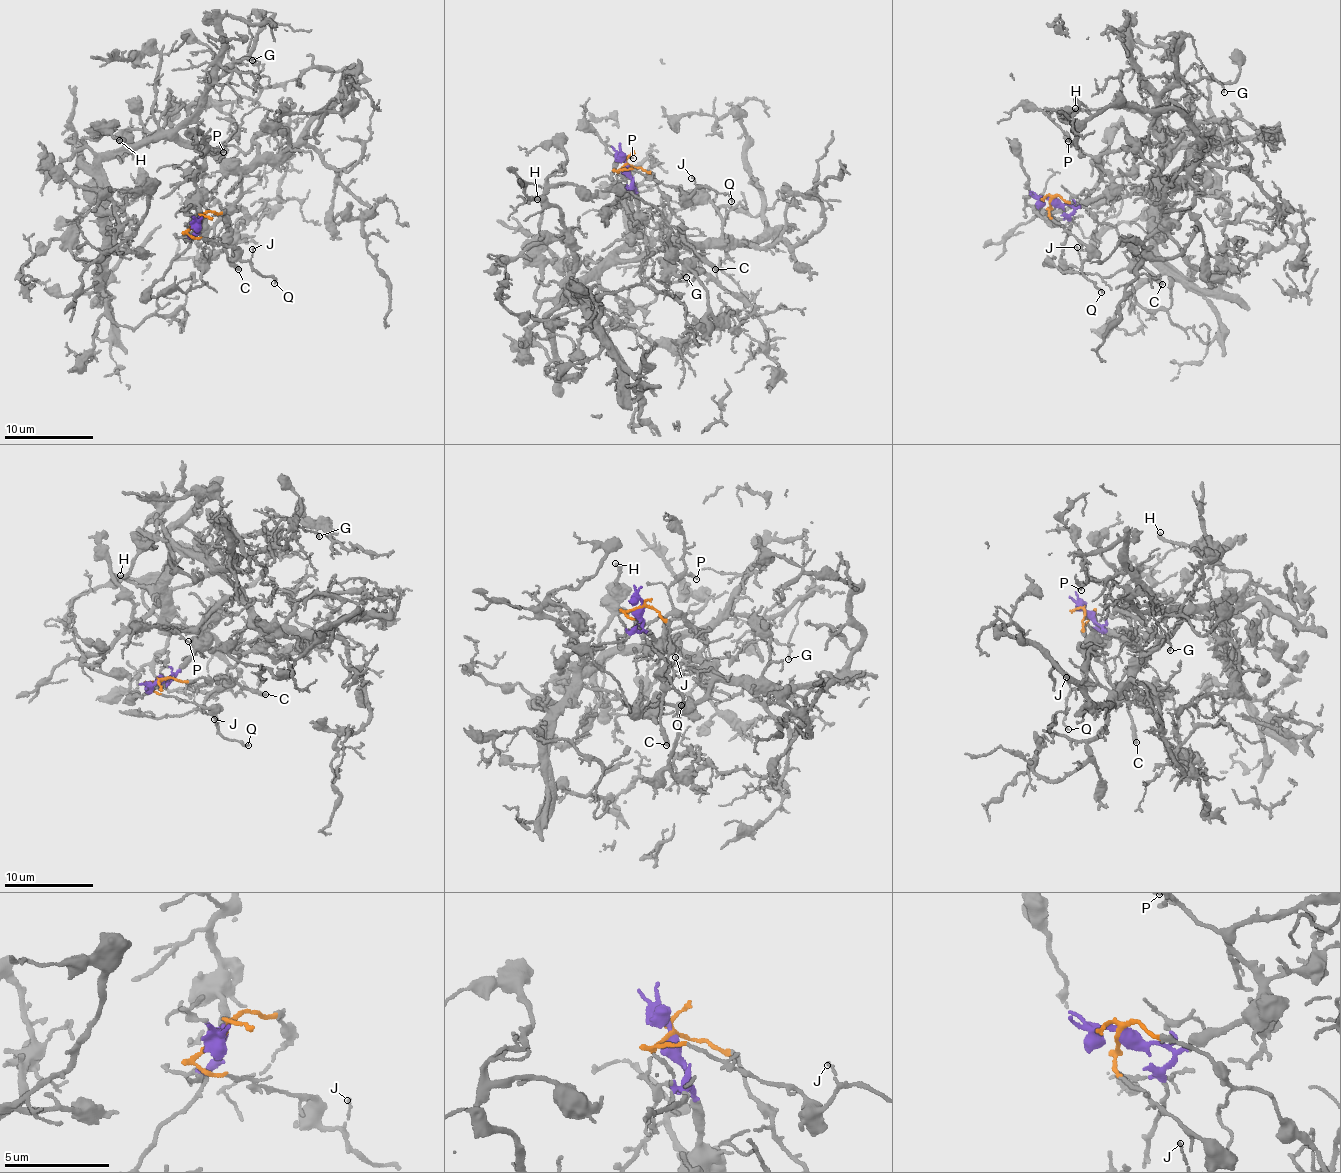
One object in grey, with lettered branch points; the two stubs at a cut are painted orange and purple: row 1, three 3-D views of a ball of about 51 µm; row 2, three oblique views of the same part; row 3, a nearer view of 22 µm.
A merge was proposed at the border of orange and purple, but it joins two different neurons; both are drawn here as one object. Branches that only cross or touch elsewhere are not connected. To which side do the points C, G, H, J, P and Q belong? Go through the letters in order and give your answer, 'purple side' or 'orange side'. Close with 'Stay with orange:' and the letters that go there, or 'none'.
C: orange side
G: purple side
H: purple side
J: orange side
P: purple side
Q: orange side
Stay with orange: C, J, Q

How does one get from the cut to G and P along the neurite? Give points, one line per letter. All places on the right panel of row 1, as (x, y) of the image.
G: (1050, 199), (1094, 199), (1110, 181), (1106, 153), (1163, 146), (1159, 100), (1183, 37), (1223, 92)
P: (1050, 199), (1078, 205), (1097, 197), (1110, 181), (1110, 175), (1068, 135), (1067, 142)

